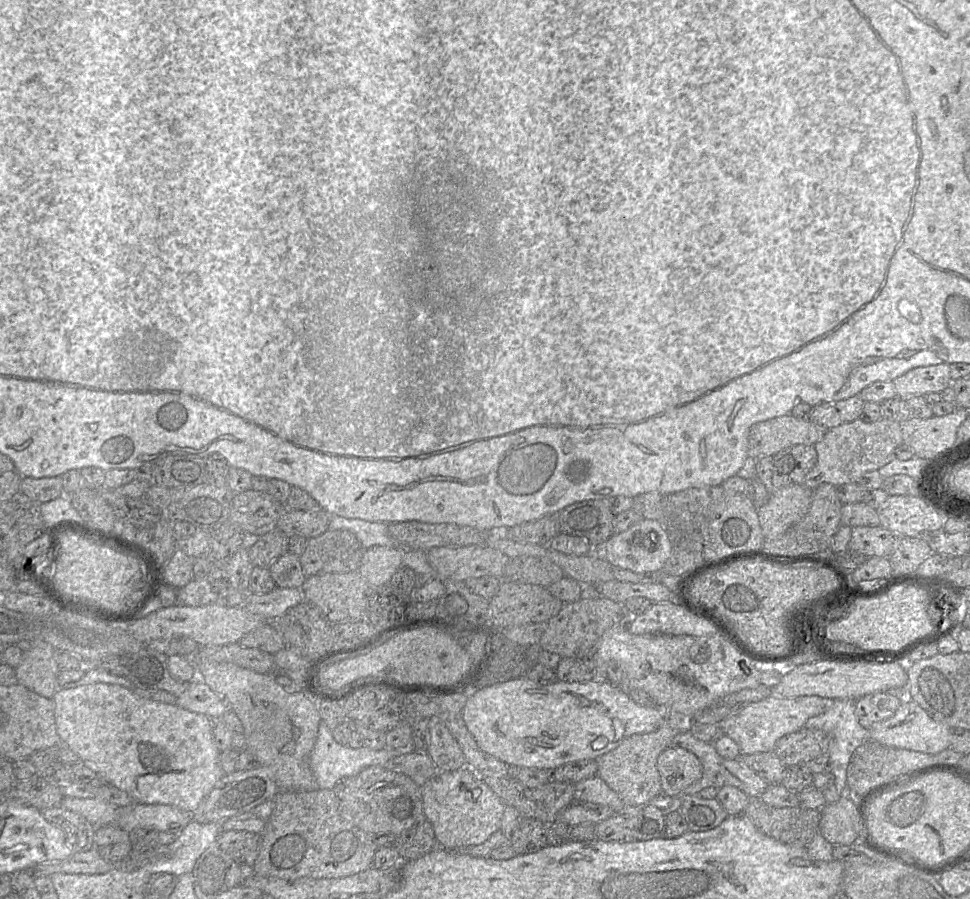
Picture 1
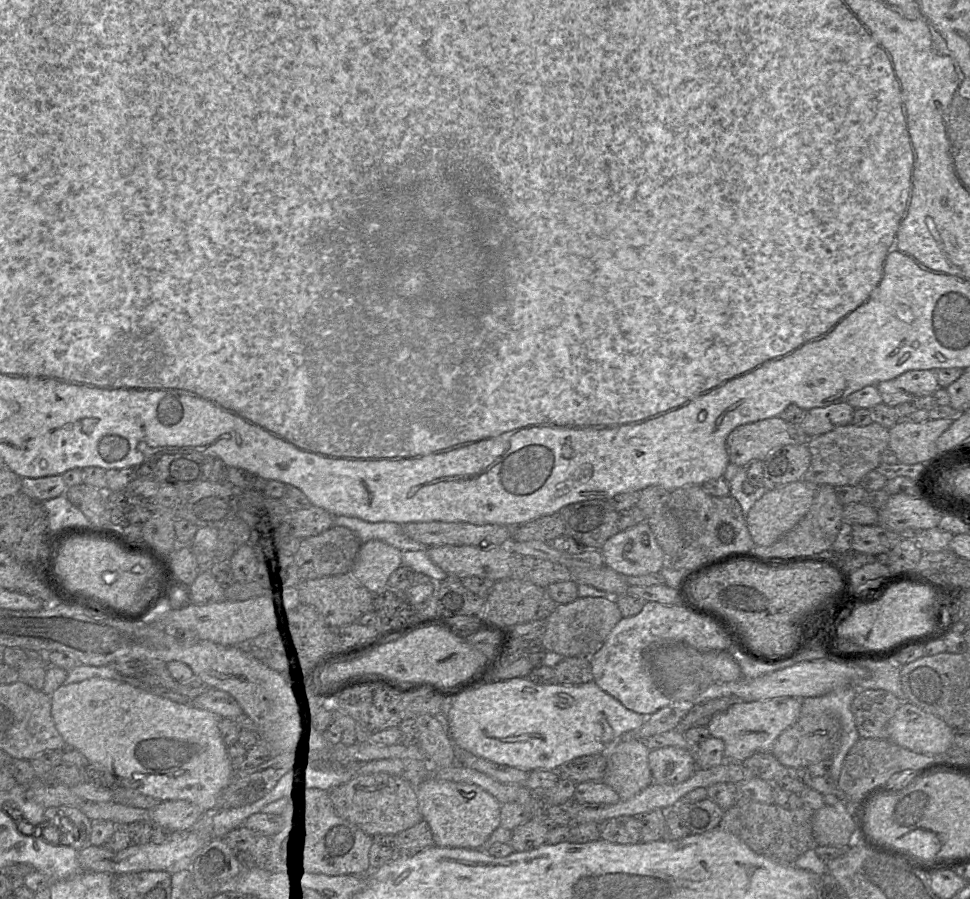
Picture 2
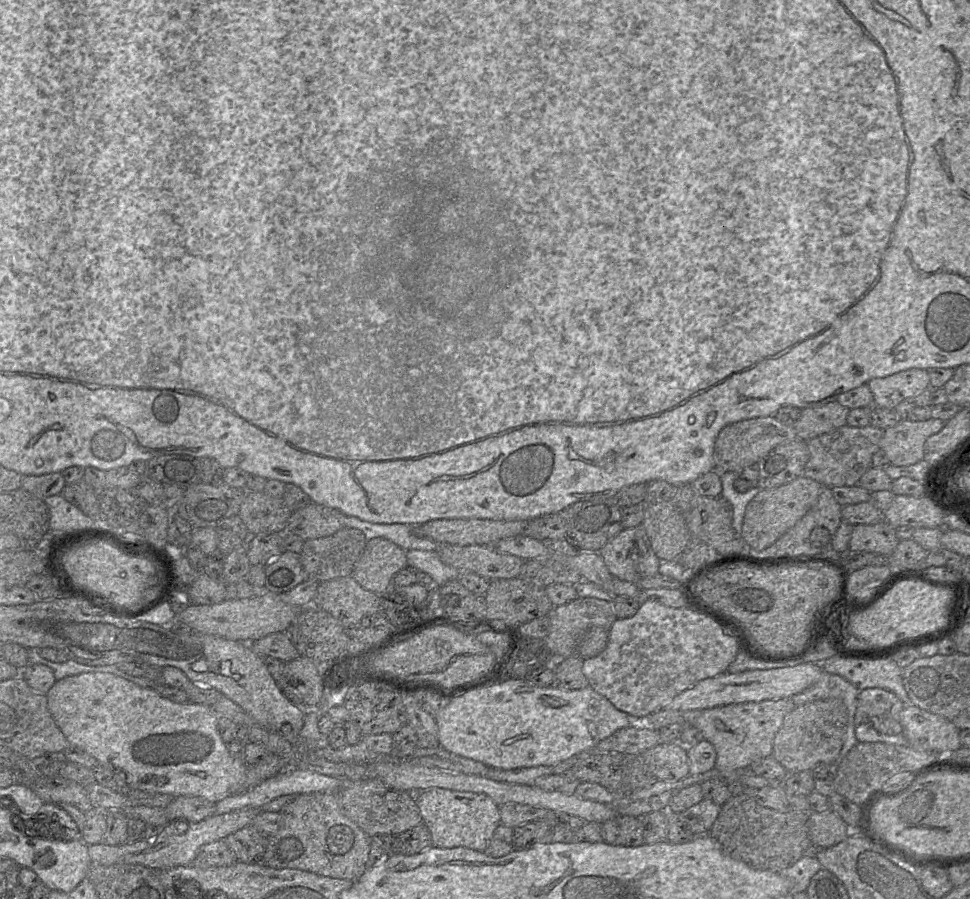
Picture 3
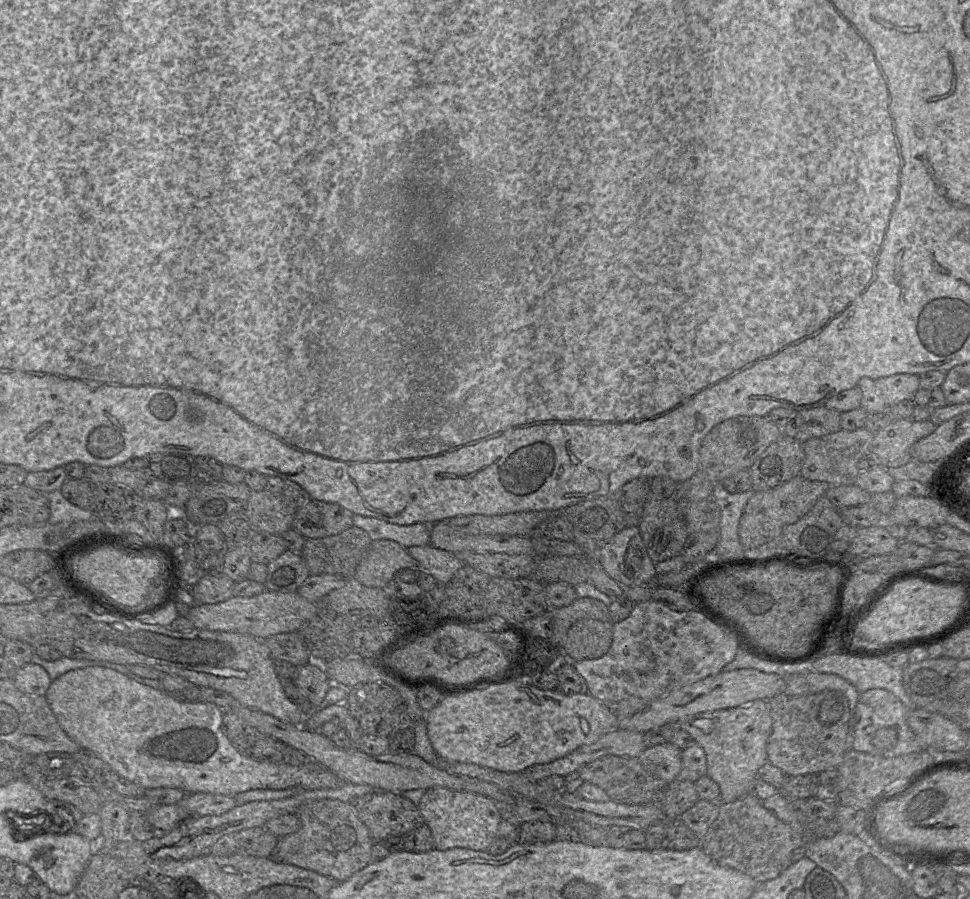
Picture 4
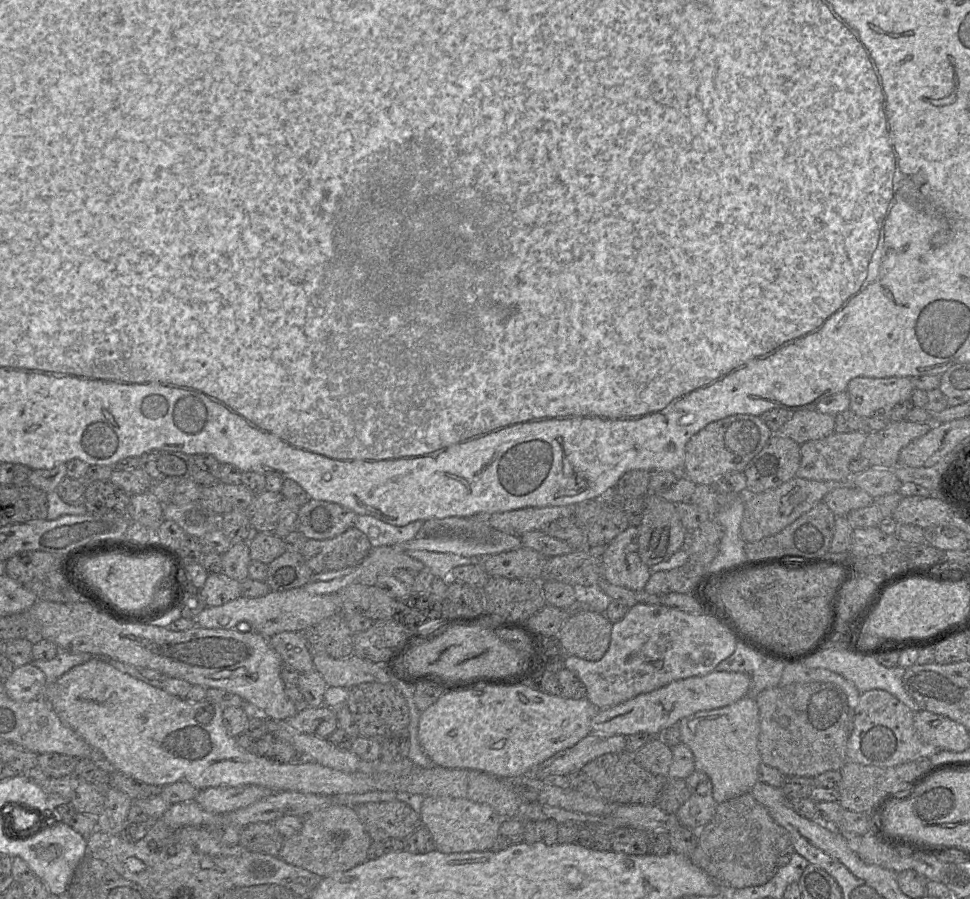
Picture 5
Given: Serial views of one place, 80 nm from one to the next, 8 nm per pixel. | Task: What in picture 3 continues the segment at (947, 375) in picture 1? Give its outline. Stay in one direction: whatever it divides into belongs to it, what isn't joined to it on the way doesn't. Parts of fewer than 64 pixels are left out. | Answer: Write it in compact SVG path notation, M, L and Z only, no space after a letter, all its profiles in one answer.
M908 369L892 375L871 379L867 383L873 395L873 406L894 409L905 399L913 399L930 388L928 370Z

